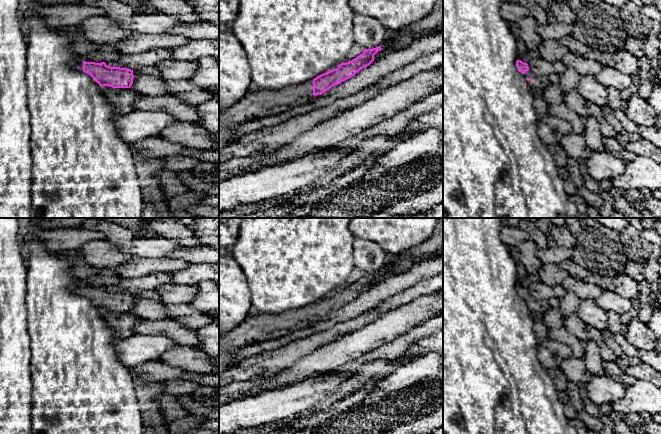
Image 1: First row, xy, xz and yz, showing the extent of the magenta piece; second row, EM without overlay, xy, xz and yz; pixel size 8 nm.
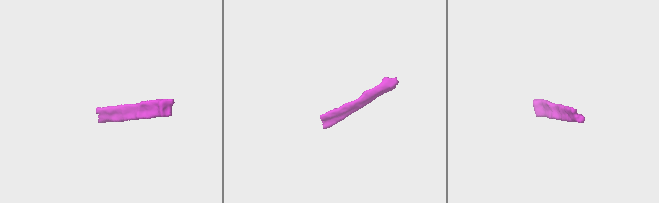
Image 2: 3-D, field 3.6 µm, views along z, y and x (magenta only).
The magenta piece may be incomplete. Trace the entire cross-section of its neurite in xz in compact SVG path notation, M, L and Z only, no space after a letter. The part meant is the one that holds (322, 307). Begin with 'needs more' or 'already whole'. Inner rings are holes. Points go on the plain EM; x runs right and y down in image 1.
needs more | M381 269L365 273L351 285L341 287L336 293L296 310L279 314L248 315L240 325L219 337L219 353L243 349L251 344L279 338L302 329L369 290L374 285L374 279L380 274Z

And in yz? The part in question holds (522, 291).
needs more | M517 284L516 291L518 295L526 301L526 304L528 305L528 308L533 315L542 315L548 310L548 302L536 300L533 298L529 294L527 287L524 287L521 284Z

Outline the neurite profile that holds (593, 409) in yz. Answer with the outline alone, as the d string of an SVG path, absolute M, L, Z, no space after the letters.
M578 383L578 389L579 393L582 397L583 403L584 403L584 410L587 411L590 415L593 417L599 418L600 412L599 412L599 407L595 403L591 401L589 398L587 392L586 392L586 385L585 383Z

